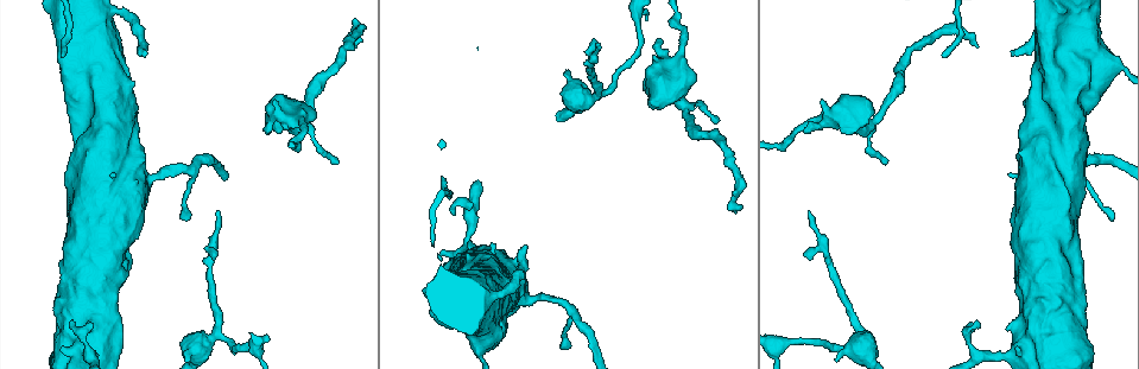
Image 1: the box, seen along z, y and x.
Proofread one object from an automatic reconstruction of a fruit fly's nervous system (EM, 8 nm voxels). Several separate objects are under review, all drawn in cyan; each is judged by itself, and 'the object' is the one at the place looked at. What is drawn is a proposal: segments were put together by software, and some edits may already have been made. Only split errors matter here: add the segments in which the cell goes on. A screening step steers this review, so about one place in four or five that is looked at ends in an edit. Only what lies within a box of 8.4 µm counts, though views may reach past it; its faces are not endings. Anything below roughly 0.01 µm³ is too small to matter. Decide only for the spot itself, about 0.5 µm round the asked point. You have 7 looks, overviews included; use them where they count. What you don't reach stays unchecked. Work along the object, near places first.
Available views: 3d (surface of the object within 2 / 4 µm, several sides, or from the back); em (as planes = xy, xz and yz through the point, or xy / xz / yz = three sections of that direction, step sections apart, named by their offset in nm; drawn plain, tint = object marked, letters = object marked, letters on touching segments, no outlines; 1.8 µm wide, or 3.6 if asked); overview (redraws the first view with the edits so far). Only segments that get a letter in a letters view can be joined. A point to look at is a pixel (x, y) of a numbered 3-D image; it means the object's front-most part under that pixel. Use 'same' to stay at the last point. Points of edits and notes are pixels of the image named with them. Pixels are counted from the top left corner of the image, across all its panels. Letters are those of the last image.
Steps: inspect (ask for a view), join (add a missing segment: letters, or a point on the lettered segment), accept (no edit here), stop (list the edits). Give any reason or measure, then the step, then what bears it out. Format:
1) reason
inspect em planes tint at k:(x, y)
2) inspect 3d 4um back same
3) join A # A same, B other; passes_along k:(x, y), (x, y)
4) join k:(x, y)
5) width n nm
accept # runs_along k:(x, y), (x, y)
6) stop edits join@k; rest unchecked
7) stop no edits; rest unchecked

branch stops here
inspect em planes letters at 1:(144, 53)

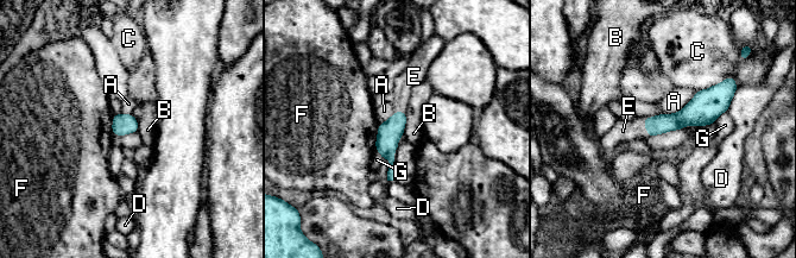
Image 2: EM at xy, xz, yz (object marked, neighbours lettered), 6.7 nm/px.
width 130 nm
join 2:(623, 131) # A other, B other, C other, D other, E same, F other, G other; passes_along 2:(664, 123), (646, 128), (623, 131); the cell continues

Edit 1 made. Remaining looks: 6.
redraw
inspect overview

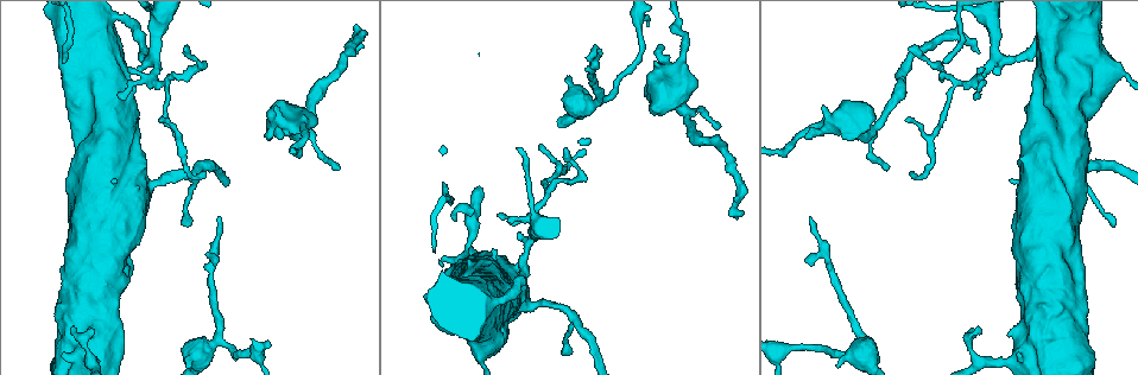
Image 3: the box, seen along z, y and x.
an open end
inspect em planes letters at 3:(217, 220)

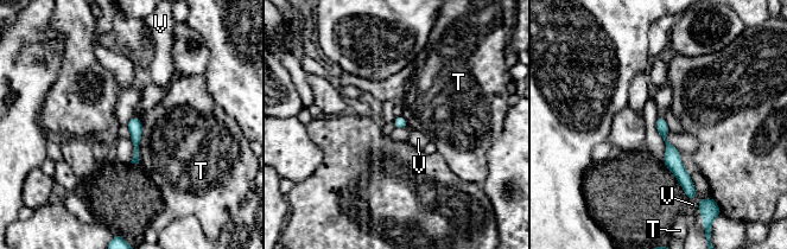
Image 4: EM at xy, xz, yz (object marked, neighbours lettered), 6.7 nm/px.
width 80 nm
accept # T other, V other; runs_along 4:(659, 120), (687, 190); no lettered segment goes on from it

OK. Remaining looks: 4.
branch stops here
inspect em planes tint at 3:(338, 170)

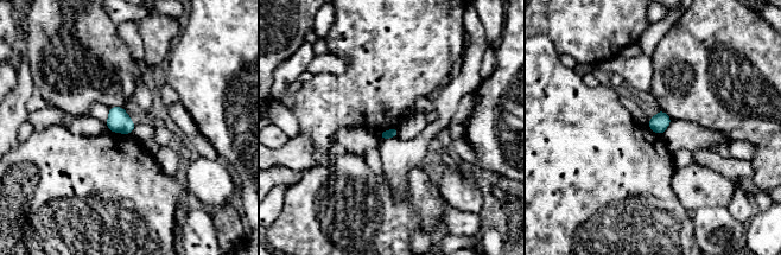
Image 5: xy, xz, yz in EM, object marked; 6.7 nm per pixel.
see the neighbours
inspect em planes letters same

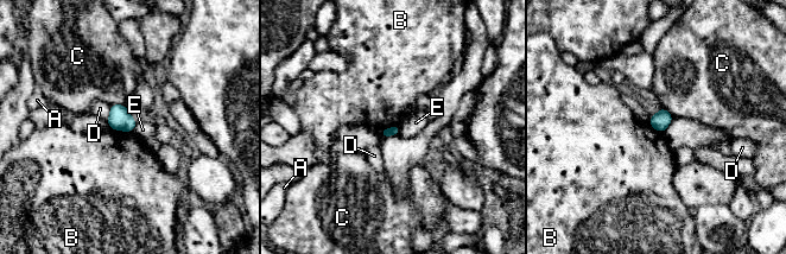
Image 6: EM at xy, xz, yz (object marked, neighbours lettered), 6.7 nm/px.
accept # A other, B other, C other, D other, E other; border 6:(109, 126), (132, 132); none of them fits

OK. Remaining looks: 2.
stop edits join@2; rest unchecked

